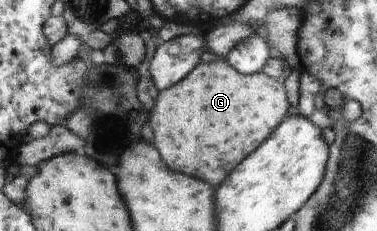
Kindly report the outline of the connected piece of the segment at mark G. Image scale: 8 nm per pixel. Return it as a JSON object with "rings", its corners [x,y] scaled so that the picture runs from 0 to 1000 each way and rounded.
{"rings":[[[597,255],[554,273],[533,264],[515,307],[491,329],[501,329],[501,346],[480,346],[480,364],[467,359],[459,381],[422,394],[393,524],[411,571],[411,623],[427,641],[427,675],[438,675],[438,710],[448,710],[448,727],[464,745],[491,745],[581,805],[607,762],[607,745],[676,641],[687,641],[761,502],[767,442],[745,355],[703,320],[645,329],[623,303]]]}

